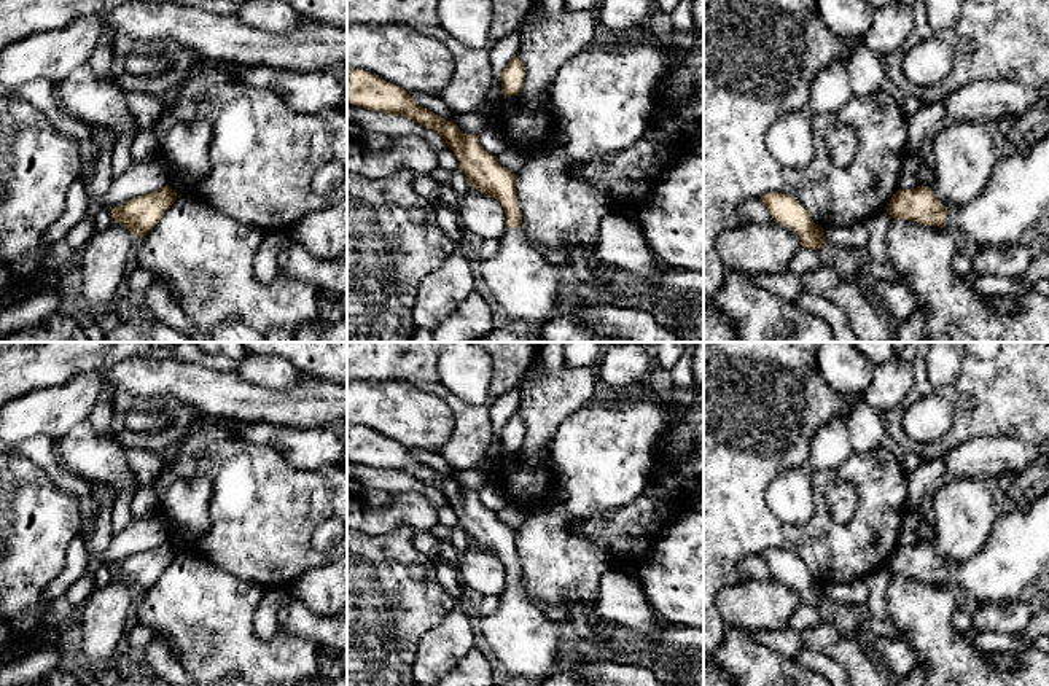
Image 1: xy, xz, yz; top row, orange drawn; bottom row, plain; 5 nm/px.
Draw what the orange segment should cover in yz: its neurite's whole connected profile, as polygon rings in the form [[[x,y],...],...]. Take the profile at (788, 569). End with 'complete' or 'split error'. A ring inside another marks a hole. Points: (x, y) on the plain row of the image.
[[[767,549],[761,554],[774,578],[796,589],[802,603],[820,606],[825,598],[825,586],[813,579],[804,562],[790,551]]]; complete

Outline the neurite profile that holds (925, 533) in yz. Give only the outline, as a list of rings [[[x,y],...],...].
[[[923,503],[922,506],[907,513],[912,514],[918,522],[917,528],[918,543],[931,544],[934,541],[934,532],[933,532],[928,505]]]

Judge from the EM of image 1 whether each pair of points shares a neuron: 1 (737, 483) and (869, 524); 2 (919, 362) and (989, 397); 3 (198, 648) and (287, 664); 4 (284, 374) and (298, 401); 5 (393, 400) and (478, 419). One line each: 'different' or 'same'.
1: same
2: same
3: same
4: different
5: different

